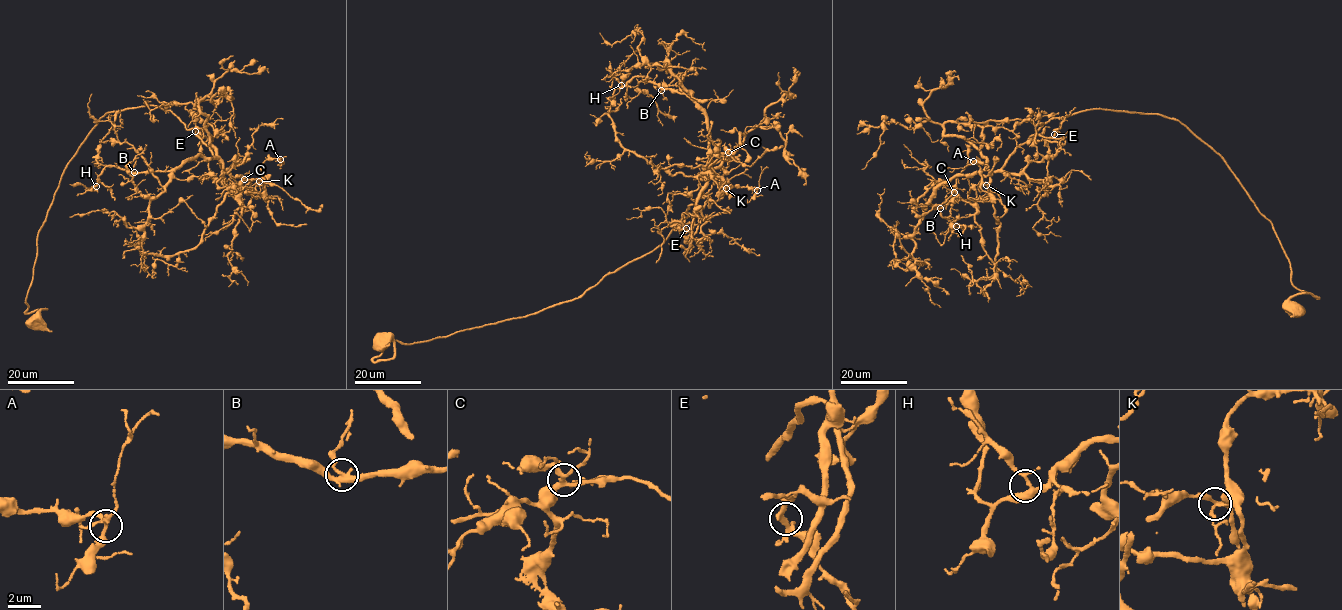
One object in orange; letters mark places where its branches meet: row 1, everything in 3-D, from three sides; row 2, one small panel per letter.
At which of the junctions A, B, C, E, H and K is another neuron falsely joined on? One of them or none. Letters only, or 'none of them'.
K

